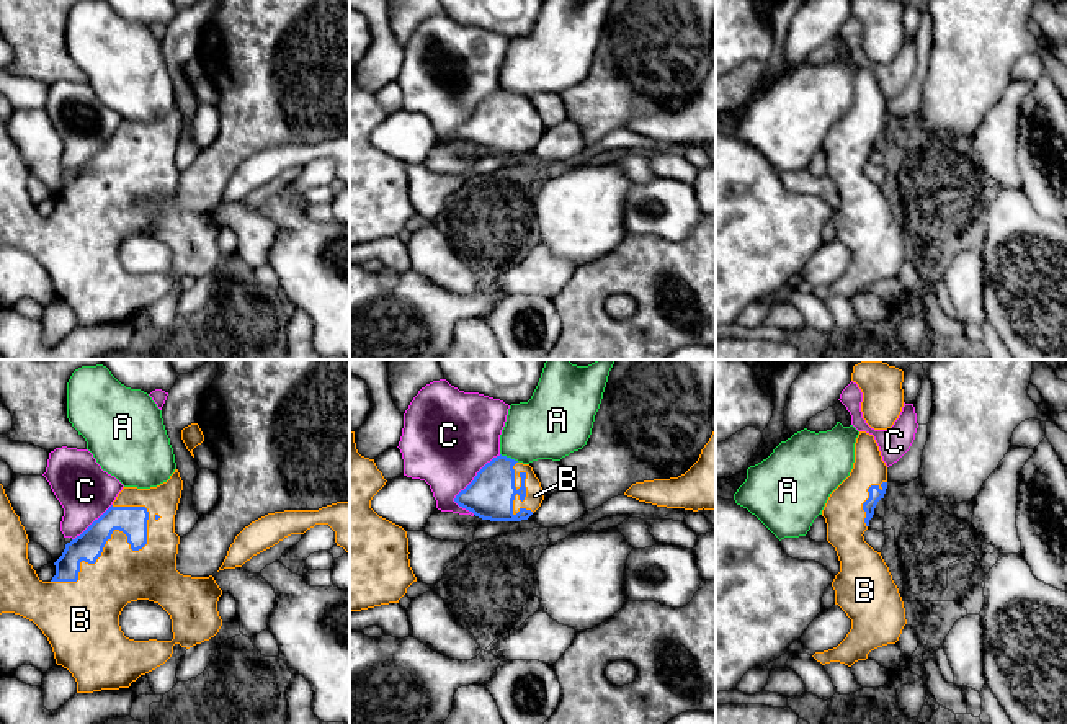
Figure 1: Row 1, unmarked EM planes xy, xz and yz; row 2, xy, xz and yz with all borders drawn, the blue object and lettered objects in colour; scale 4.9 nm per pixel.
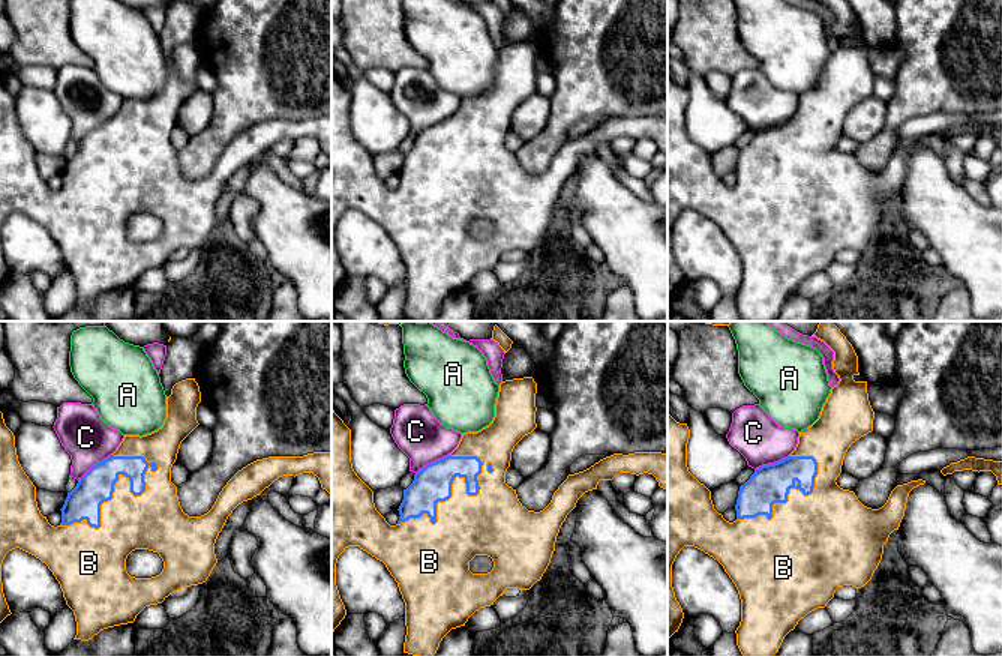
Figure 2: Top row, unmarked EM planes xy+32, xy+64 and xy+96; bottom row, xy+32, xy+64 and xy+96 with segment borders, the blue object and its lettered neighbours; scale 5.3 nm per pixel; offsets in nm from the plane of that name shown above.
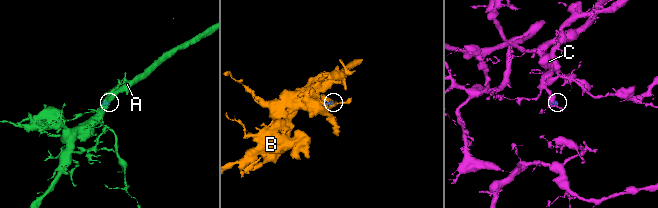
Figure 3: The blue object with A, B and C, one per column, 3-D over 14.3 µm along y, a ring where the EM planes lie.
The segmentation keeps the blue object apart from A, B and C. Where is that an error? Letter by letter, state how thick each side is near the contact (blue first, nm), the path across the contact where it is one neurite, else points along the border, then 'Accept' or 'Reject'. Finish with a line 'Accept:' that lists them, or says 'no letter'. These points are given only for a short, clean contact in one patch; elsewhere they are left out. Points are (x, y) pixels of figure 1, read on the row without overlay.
A: Thickness 220 nm (blue) against 320 nm. Reject
B: Thickness 140 nm (blue) against 280 nm. Accept
C: Thickness 220 nm (blue) against 460 nm. Reject
Accept: B

